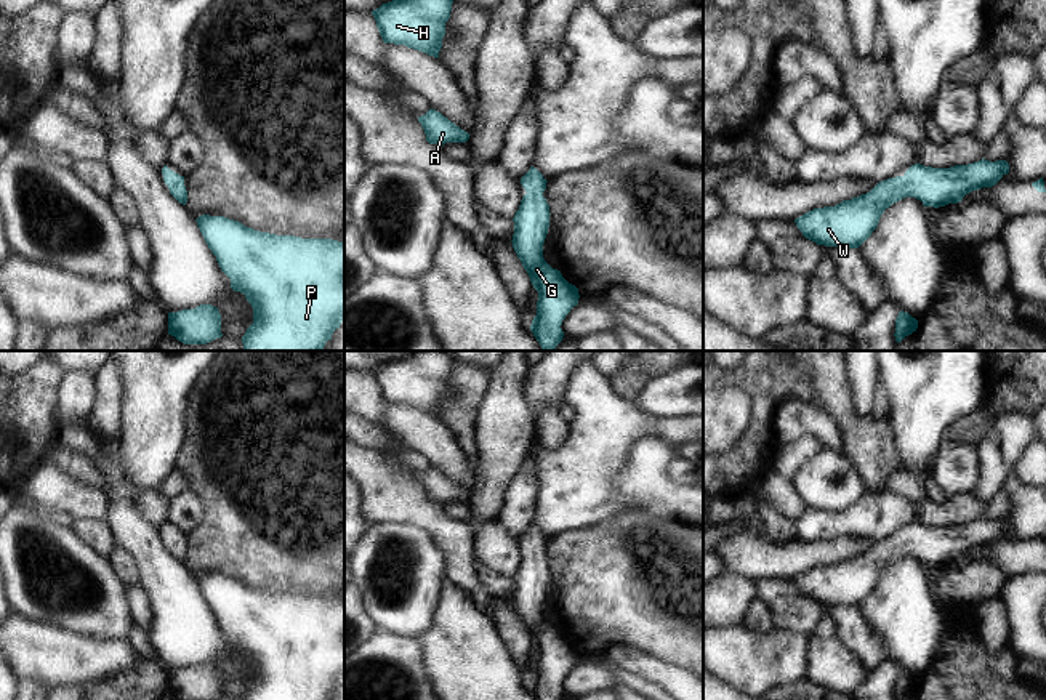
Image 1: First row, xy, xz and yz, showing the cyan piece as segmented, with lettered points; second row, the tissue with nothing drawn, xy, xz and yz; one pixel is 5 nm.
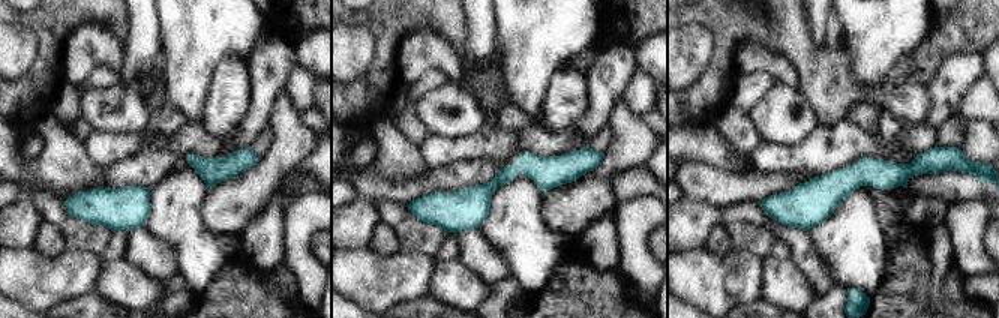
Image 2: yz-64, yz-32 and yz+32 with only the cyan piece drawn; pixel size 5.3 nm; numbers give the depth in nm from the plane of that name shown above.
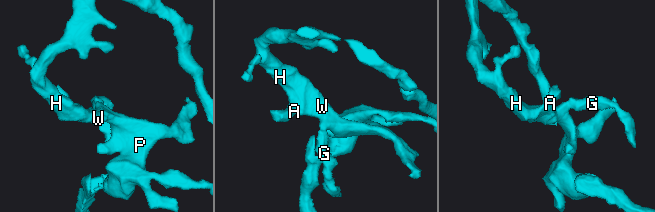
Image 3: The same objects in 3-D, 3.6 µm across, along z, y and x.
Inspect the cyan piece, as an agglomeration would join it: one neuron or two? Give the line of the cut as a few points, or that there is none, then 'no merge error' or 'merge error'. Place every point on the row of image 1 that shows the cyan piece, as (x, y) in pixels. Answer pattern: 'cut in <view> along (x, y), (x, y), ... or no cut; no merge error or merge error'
no cut; no merge error

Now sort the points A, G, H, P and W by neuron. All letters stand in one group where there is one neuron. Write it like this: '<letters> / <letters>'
A G H P W

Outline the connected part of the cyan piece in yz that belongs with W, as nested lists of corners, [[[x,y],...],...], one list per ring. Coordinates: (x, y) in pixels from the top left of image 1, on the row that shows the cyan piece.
[[[979,160],[950,168],[911,165],[903,176],[878,183],[870,192],[843,200],[835,207],[814,208],[795,223],[817,245],[859,248],[876,229],[892,203],[915,197],[924,207],[958,203],[972,191],[995,186],[1009,173],[1006,160]]]

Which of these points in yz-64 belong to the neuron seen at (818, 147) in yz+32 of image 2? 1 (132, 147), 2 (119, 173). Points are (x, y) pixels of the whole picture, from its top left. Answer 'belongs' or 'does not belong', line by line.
1: belongs
2: does not belong

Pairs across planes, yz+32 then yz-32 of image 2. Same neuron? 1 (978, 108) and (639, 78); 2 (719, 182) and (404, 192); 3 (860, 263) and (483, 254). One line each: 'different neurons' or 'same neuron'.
1: same neuron
2: same neuron
3: different neurons

